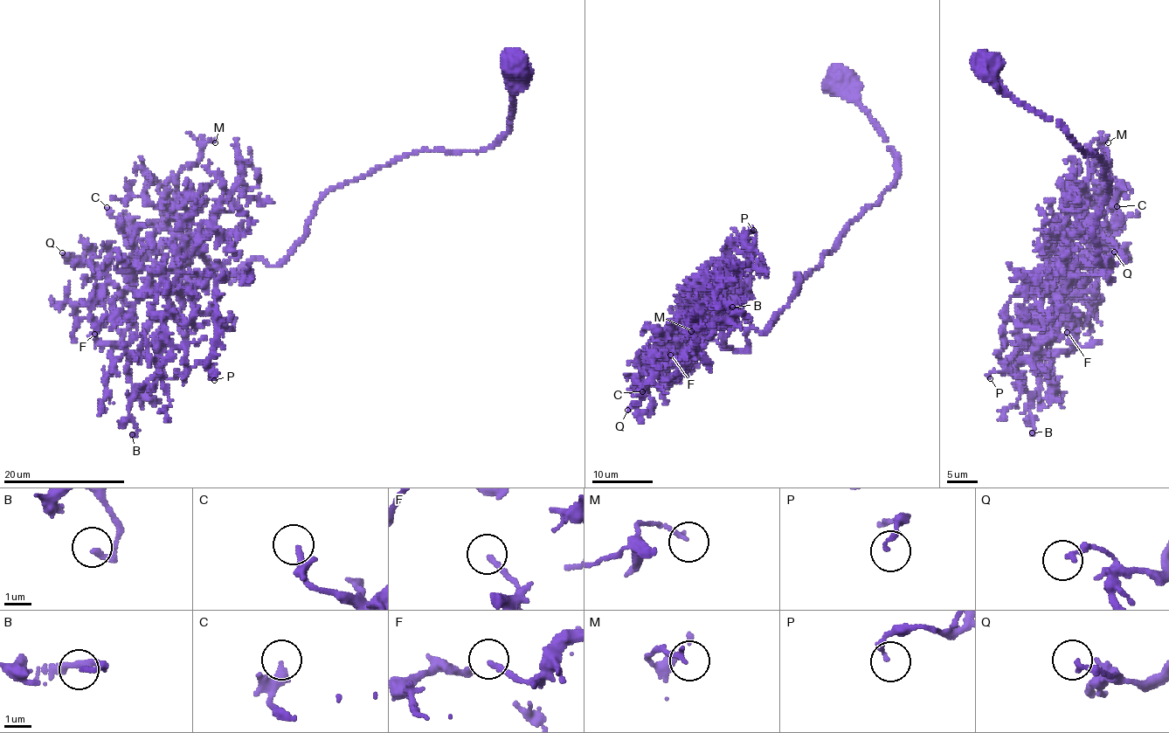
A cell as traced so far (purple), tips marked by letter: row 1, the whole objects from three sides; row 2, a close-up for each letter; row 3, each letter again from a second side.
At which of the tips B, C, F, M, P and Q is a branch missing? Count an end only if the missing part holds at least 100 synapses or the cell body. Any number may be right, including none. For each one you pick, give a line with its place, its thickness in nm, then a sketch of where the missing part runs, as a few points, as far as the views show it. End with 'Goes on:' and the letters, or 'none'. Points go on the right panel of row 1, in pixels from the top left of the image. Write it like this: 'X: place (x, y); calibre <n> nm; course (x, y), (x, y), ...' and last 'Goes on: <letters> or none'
Goes on: none

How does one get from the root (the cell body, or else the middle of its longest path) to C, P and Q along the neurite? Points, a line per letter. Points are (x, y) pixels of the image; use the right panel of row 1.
C: (990, 70), (1102, 159), (1110, 280), (1123, 258), (1091, 238), (1117, 206)
P: (990, 70), (1102, 159), (1092, 237), (1111, 266), (1026, 274), (990, 378)
Q: (990, 70), (1105, 167), (1092, 237), (1110, 280), (1058, 269), (1088, 290), (1077, 267), (1127, 254), (1114, 252)

